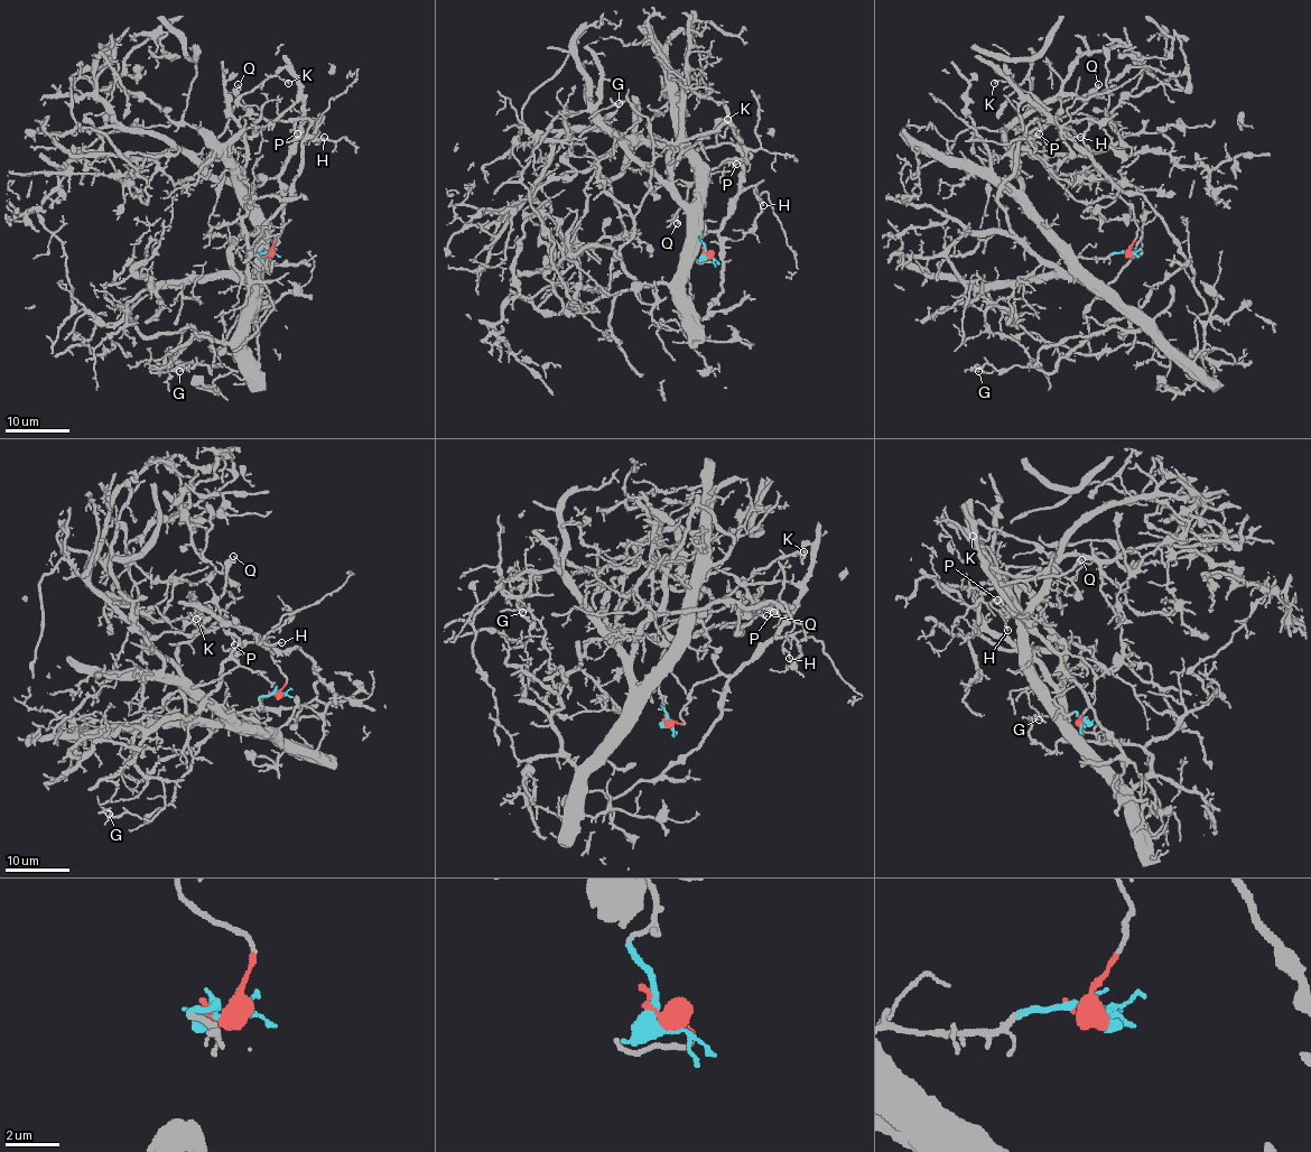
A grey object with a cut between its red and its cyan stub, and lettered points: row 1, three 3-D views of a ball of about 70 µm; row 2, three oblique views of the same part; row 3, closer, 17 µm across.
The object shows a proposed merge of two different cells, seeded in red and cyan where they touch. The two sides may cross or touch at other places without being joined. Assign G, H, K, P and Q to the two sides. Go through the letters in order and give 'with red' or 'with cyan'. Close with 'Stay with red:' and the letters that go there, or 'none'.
G: with cyan
H: with red
K: with red
P: with cyan
Q: with red
Stay with red: H, K, Q

